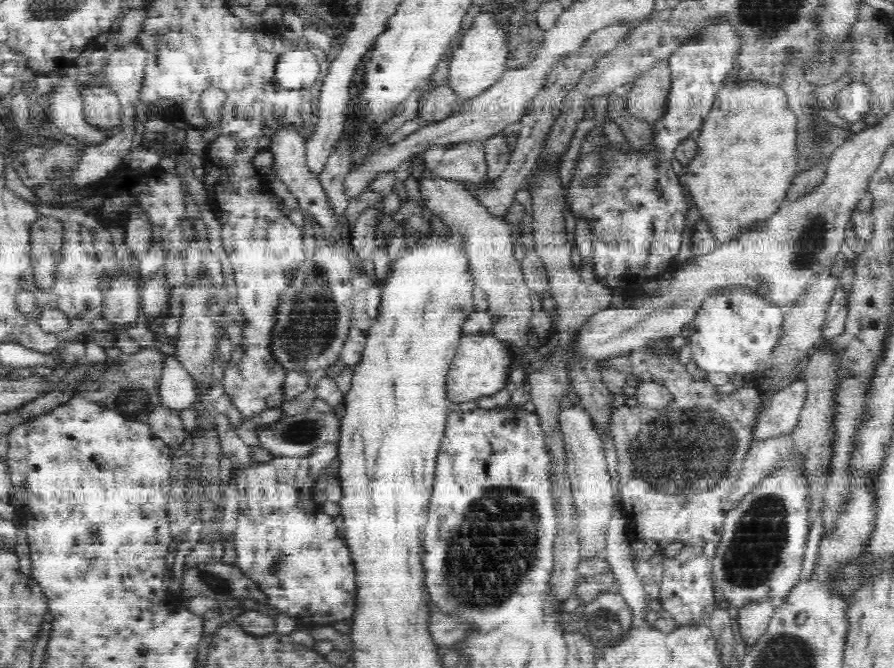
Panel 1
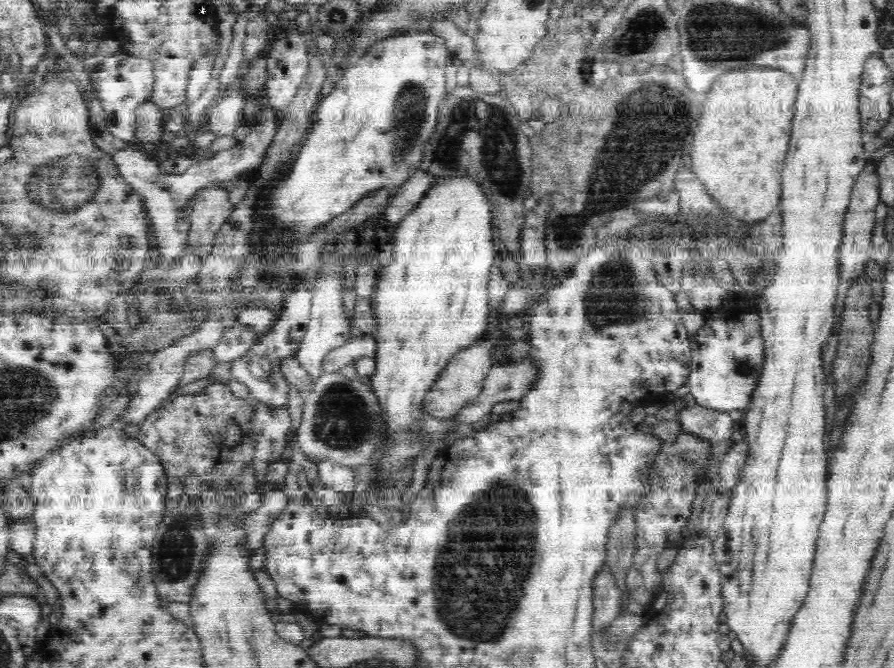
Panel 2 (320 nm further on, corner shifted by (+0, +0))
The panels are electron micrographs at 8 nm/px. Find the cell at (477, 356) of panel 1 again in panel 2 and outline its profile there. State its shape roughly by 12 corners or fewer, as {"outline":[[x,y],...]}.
{"outline":[[492,346],[456,354],[427,394],[427,414],[450,420],[483,392]]}

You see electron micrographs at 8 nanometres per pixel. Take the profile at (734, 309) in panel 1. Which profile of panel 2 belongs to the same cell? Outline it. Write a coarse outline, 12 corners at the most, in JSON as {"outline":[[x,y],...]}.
{"outline":[[734,294],[704,314],[685,390],[746,409],[763,370],[761,318]]}

